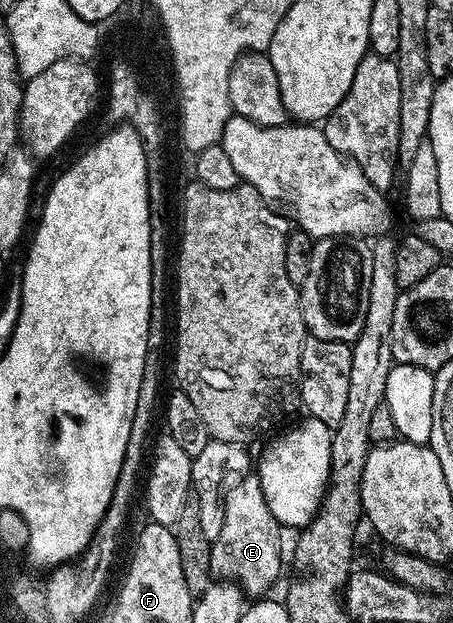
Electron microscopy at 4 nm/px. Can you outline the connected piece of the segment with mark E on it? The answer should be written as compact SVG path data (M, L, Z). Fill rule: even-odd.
M256 475L242 477L240 483L225 497L223 531L219 539L211 542L211 567L218 578L234 582L241 586L241 592L253 599L261 599L282 576L281 573L281 533L283 526L271 515L267 499L263 499L263 487Z

